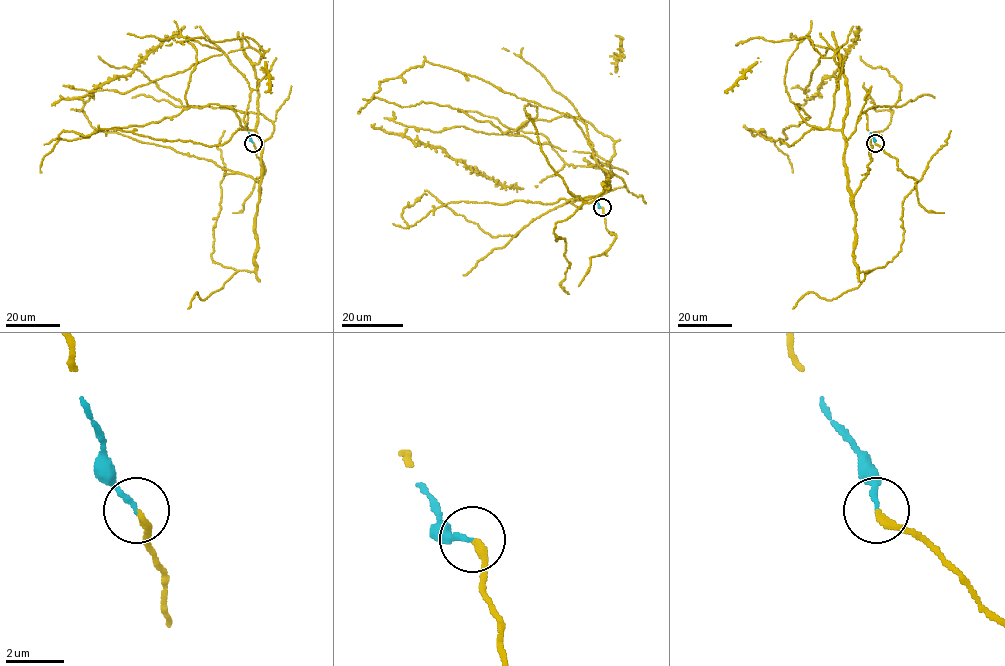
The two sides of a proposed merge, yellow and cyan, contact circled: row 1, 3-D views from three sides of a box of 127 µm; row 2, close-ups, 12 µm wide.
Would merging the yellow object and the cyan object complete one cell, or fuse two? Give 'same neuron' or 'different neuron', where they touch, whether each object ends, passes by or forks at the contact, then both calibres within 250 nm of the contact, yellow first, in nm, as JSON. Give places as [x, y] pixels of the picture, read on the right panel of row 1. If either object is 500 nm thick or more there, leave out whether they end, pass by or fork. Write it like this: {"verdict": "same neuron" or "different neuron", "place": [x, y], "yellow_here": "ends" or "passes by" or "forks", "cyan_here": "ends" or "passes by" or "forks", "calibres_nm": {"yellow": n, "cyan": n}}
{"verdict": "same neuron", "place": [875, 143], "yellow_here": "ends", "cyan_here": "ends", "calibres_nm": {"yellow": 260, "cyan": 170}}

